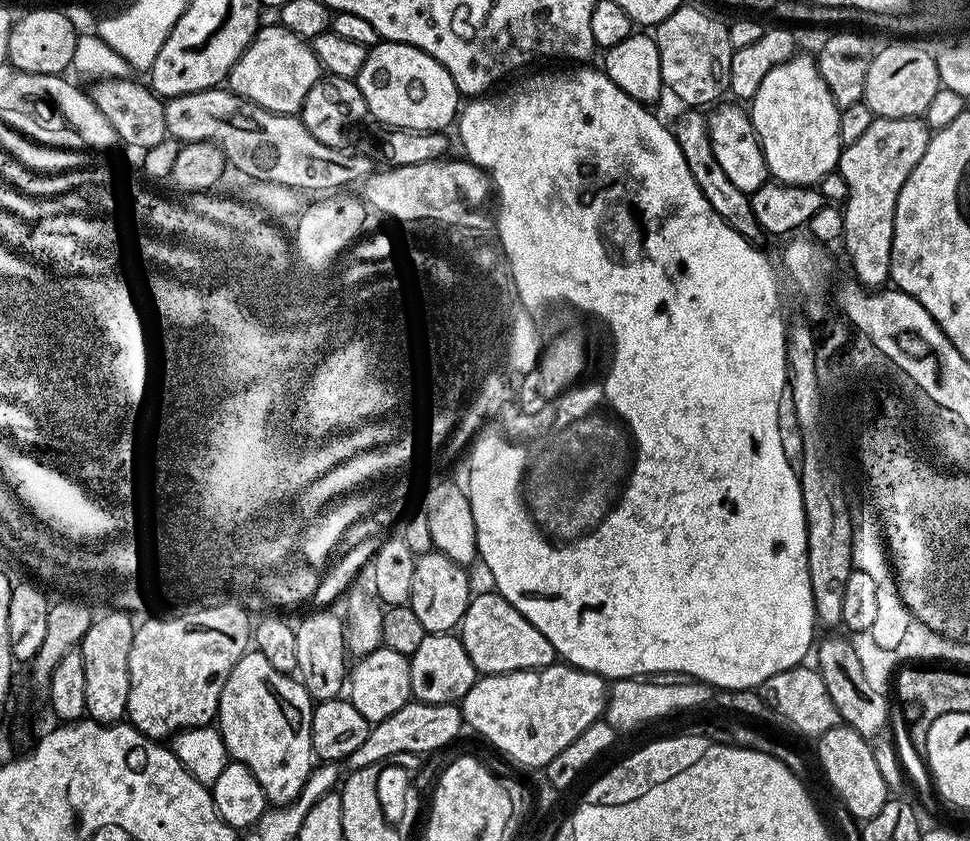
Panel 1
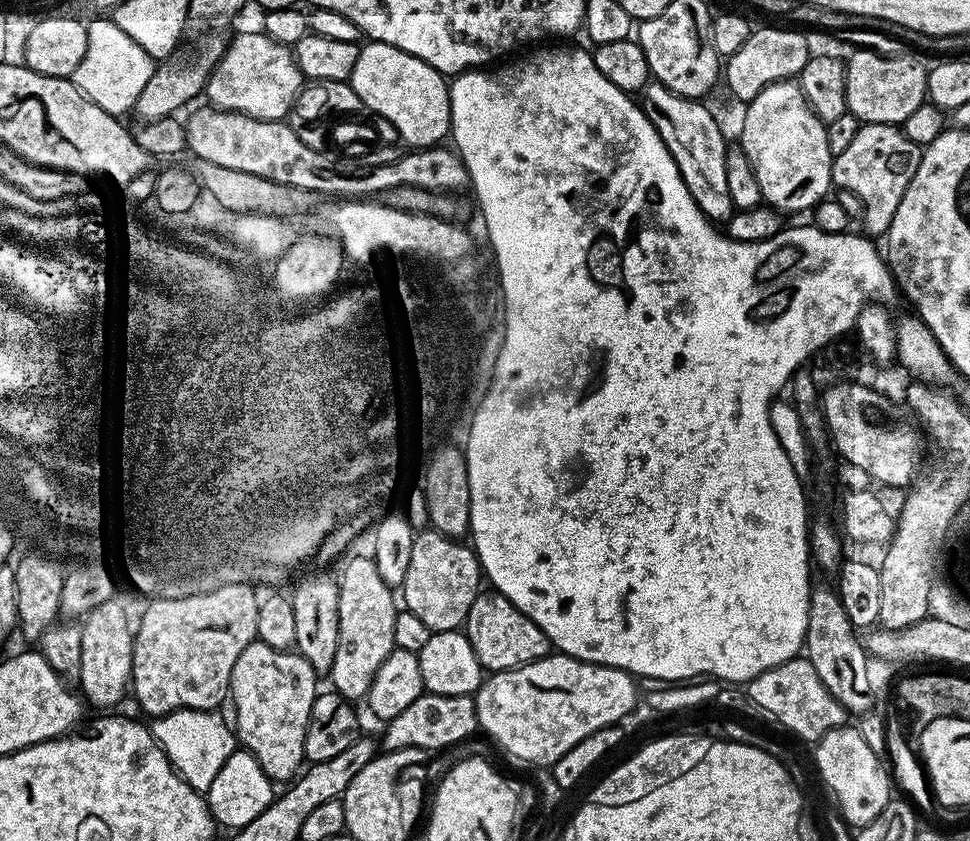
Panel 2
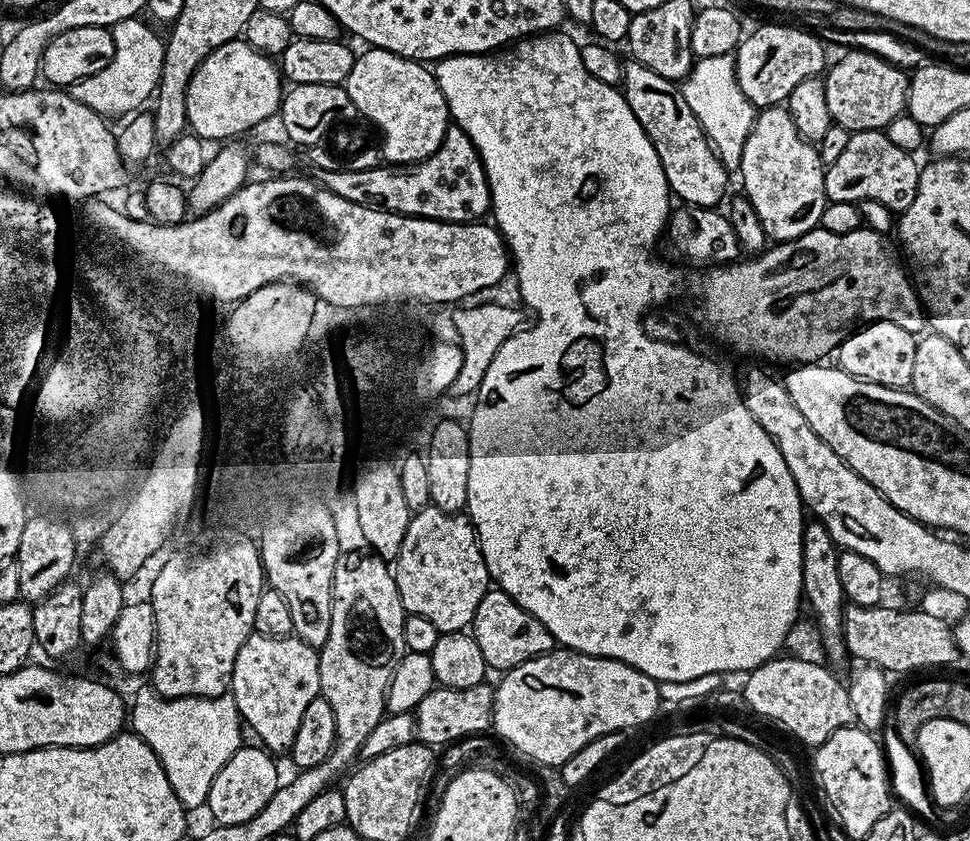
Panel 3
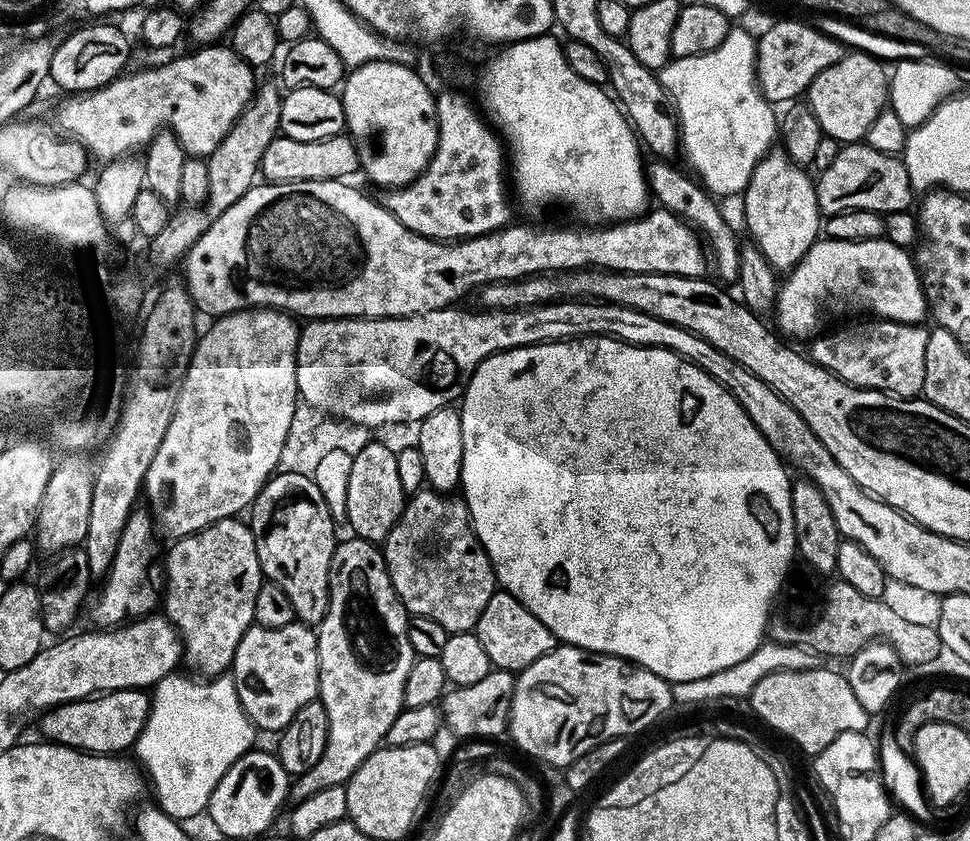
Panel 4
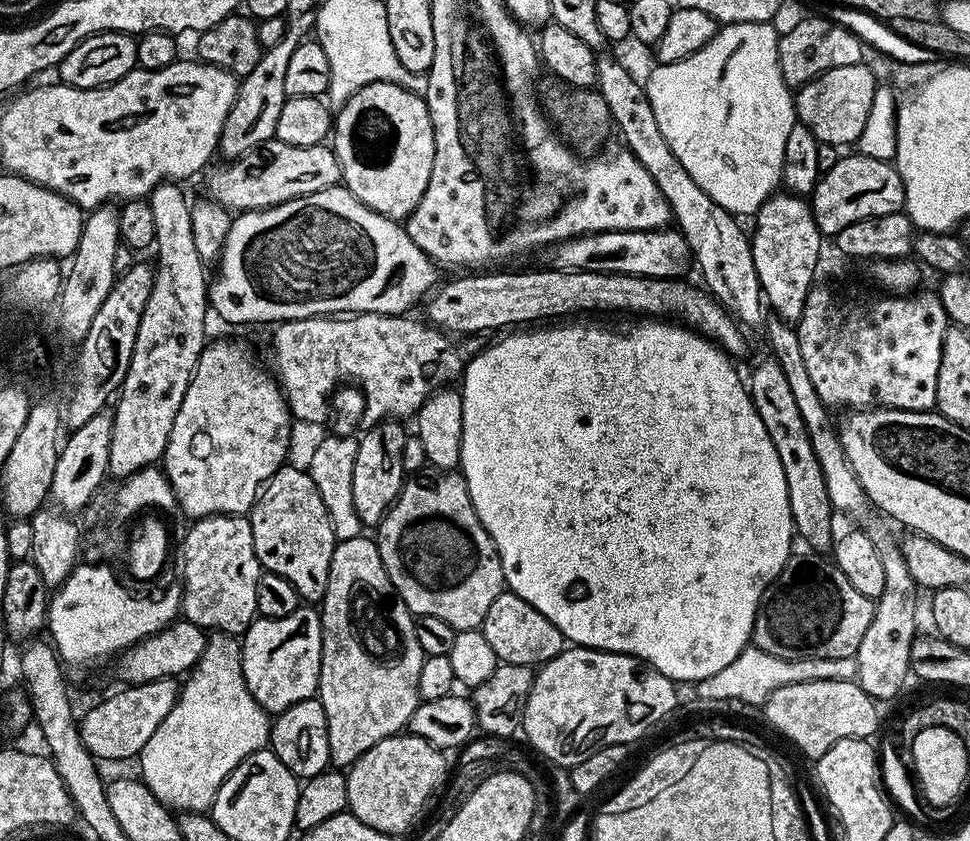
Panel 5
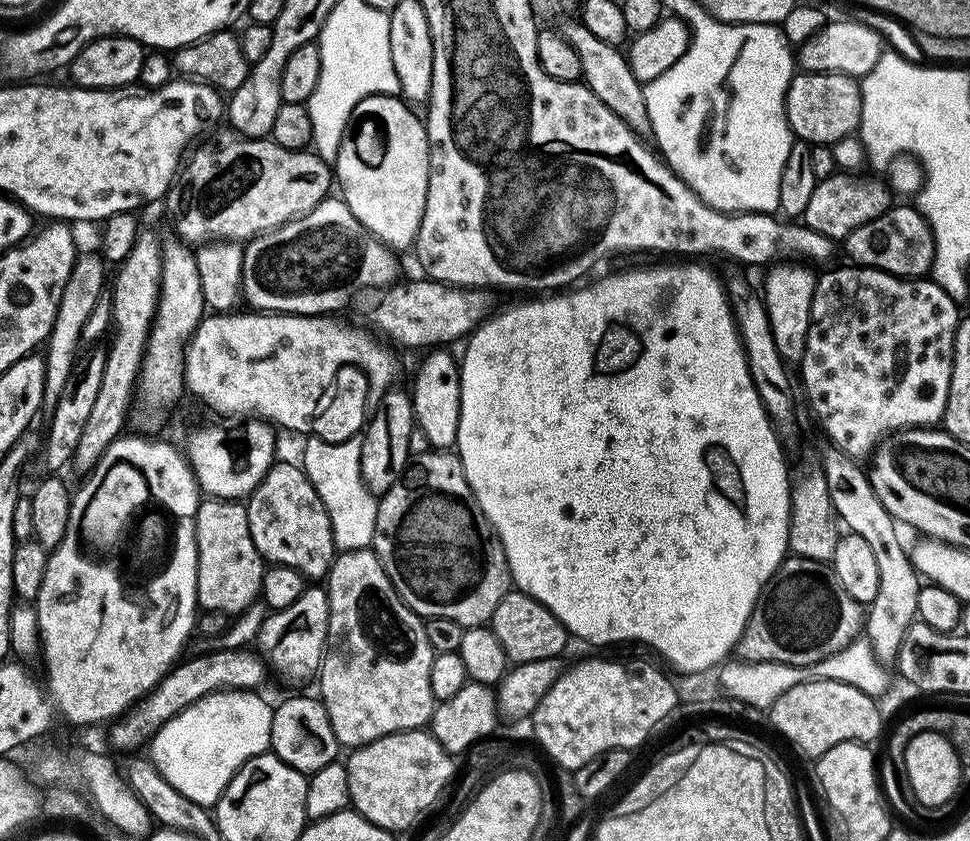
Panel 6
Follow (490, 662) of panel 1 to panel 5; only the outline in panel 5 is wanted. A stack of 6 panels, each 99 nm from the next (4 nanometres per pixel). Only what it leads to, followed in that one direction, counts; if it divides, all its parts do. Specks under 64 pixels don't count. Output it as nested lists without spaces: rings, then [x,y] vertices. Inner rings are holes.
[[[507,590],[500,592],[498,598],[494,598],[490,610],[486,610],[482,631],[501,664],[532,668],[553,660],[566,647],[562,630],[558,630],[558,626],[554,626],[546,614],[538,614],[530,602]]]

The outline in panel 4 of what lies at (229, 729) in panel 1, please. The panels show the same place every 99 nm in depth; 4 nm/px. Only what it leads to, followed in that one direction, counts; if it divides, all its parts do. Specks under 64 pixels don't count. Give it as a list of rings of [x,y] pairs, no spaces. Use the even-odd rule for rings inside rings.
[[[258,623],[242,634],[238,650],[232,659],[230,675],[236,683],[242,710],[252,719],[257,729],[279,734],[284,727],[312,700],[320,690],[320,663],[315,631],[309,625],[294,623],[290,626],[264,628]]]

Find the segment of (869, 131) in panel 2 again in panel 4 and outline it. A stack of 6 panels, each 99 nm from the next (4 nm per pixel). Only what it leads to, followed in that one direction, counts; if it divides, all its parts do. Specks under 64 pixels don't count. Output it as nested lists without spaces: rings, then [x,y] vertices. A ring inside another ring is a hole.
[[[867,142],[843,145],[833,164],[819,173],[815,185],[818,206],[825,217],[842,214],[846,210],[870,210],[887,214],[907,212],[913,207],[912,183],[903,159],[899,155],[876,150]]]

